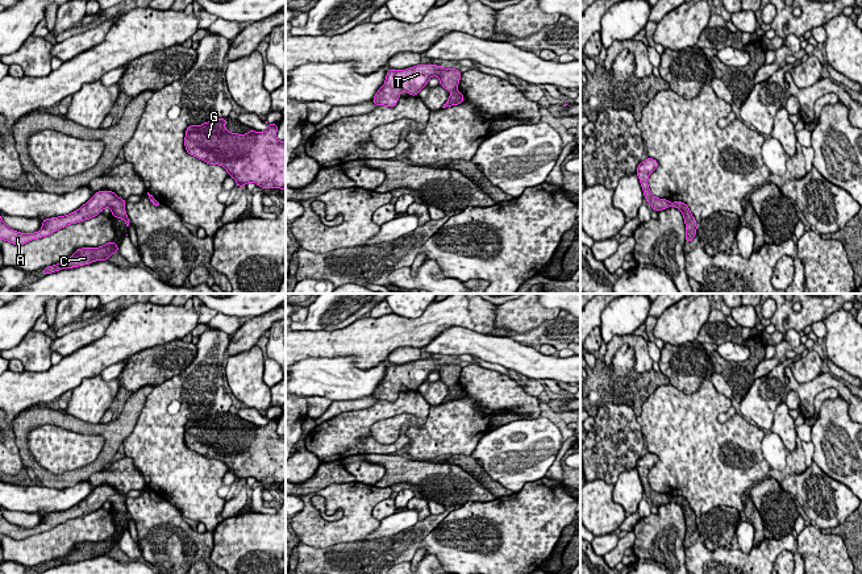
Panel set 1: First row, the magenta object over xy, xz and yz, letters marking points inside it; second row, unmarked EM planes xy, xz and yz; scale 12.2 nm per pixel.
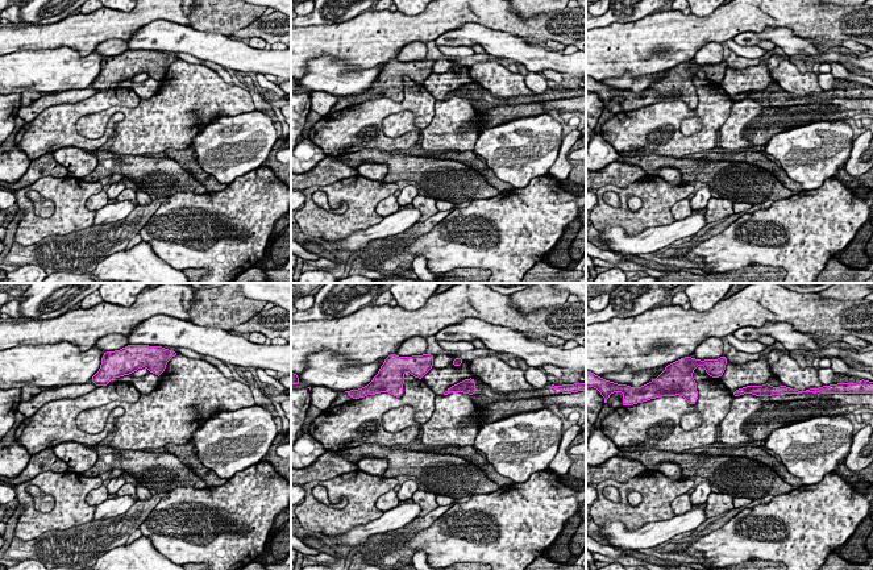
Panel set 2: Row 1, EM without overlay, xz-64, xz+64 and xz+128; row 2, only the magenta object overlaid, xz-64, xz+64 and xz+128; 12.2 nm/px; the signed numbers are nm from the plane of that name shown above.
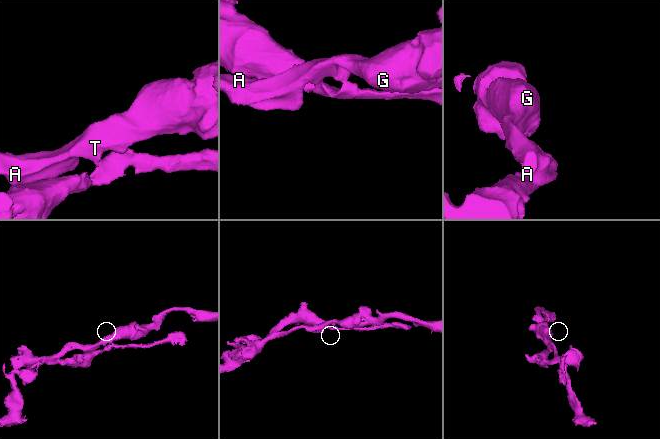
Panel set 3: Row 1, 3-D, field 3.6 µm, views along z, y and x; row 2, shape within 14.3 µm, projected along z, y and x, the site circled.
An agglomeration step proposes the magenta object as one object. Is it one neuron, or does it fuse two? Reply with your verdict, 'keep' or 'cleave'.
cleave

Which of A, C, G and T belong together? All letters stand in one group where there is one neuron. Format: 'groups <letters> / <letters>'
groups A G T / C

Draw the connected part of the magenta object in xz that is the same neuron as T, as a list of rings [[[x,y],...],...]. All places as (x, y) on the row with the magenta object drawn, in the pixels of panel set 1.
[[[421,63],[405,70],[388,70],[384,84],[371,101],[378,107],[396,107],[401,91],[417,96],[418,91],[428,86],[432,76],[437,76],[440,86],[453,92],[458,88],[462,72],[455,68]]]

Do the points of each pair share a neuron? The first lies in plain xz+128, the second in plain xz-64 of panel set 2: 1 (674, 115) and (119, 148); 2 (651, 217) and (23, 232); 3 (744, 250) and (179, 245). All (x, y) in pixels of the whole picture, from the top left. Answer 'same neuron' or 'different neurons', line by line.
1: different neurons
2: same neuron
3: same neuron

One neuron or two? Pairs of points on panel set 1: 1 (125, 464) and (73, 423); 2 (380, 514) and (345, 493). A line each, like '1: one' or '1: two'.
1: two
2: two

